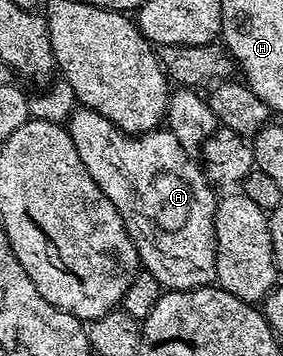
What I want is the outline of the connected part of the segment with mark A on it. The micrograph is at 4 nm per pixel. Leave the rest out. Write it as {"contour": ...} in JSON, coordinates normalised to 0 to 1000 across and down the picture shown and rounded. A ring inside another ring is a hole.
{"contour":[[[297,301],[261,303],[240,329],[237,360],[322,503],[350,514],[364,548],[378,548],[420,593],[456,669],[477,683],[484,728],[509,764],[548,772],[555,792],[597,817],[749,803],[767,784],[753,596],[774,553],[753,545],[756,522],[731,506],[714,466],[696,452],[693,463],[671,430],[633,413],[633,390],[583,357],[558,357],[537,374],[442,374],[364,323]]]}

